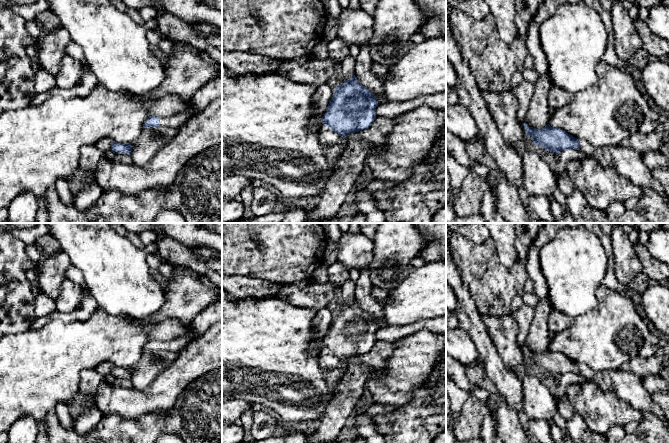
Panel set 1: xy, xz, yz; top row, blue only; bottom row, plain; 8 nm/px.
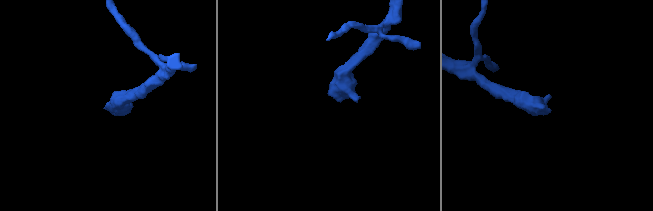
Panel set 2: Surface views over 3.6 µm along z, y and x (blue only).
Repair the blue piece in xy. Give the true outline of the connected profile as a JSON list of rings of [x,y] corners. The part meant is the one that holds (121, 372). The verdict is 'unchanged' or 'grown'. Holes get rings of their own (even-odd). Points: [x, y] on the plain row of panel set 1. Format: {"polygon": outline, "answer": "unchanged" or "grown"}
{"polygon": [[[102,362],[95,369],[103,377],[112,374],[120,378],[129,378],[129,379],[132,378],[131,368],[118,367],[110,362]]], "answer": "grown"}

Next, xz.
{"polygon": [[[355,299],[351,300],[343,308],[339,308],[329,325],[328,334],[322,341],[323,350],[319,355],[320,366],[328,370],[341,368],[346,373],[346,364],[344,363],[346,359],[369,352],[376,342],[377,330],[375,319],[365,312]]], "answer": "grown"}

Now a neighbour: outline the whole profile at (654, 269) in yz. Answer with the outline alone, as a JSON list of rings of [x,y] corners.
[[[641,243],[634,244],[634,249],[638,255],[643,274],[650,280],[660,284],[665,284],[669,281],[669,266],[660,260],[653,257]]]

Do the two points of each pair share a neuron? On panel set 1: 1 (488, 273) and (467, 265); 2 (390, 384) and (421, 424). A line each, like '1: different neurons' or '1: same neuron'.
1: same neuron
2: different neurons

